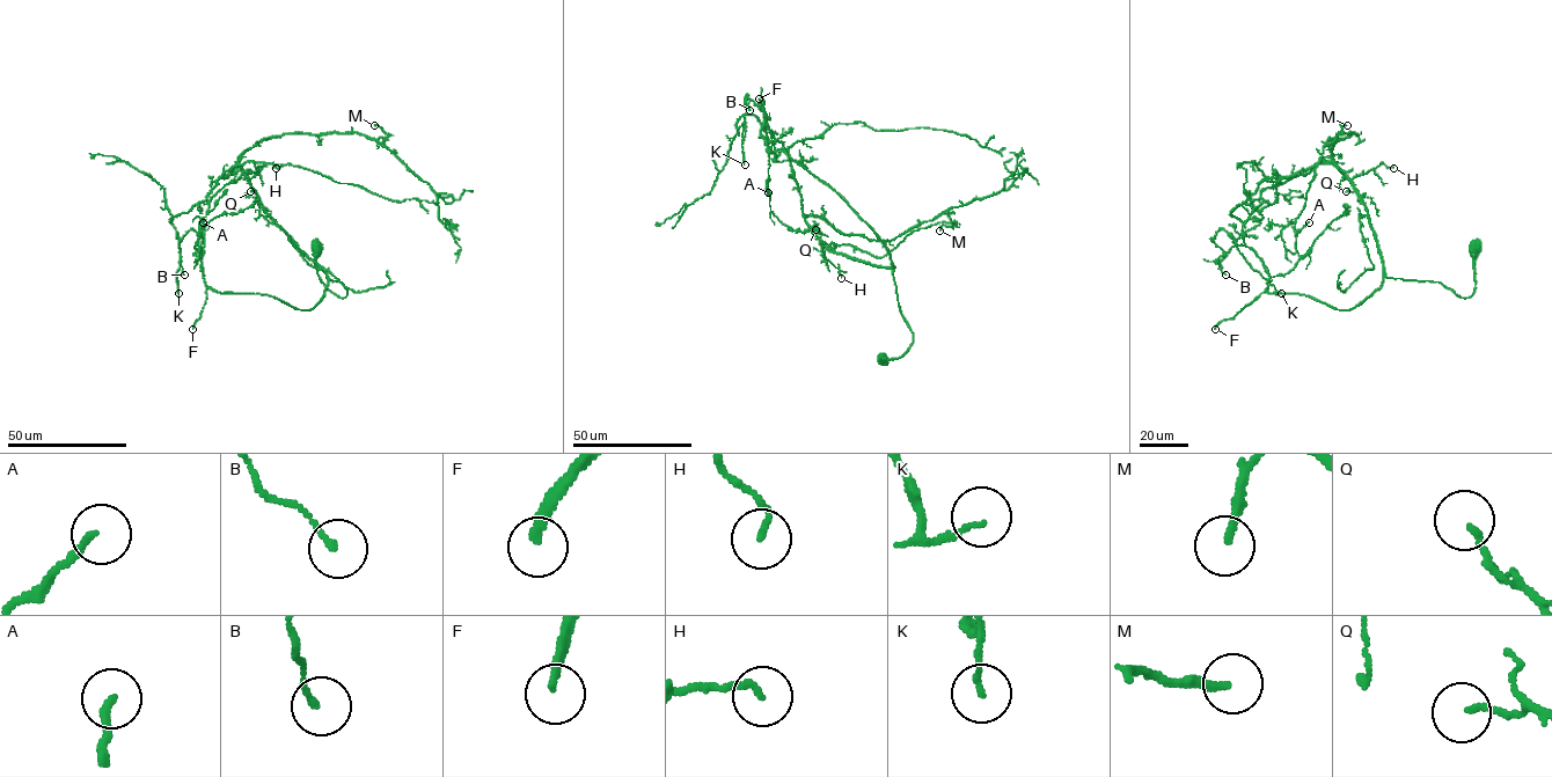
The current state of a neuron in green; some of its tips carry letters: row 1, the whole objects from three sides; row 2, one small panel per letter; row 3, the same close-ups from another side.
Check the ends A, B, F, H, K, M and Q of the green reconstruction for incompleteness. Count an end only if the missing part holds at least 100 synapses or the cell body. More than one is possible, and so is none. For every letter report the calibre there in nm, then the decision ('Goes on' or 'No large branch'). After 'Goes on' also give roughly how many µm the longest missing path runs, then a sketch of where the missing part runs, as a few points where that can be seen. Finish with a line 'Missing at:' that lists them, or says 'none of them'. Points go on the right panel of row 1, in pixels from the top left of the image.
A: Thickness 180 nm. No large branch
B: Thickness 150 nm. No large branch
F: Thickness 200 nm. Goes on. Missing length about 190 µm
H: Thickness 140 nm. No large branch
K: Thickness 110 nm. No large branch
M: Thickness 200 nm. No large branch
Q: Thickness 140 nm. No large branch
Missing at: F

